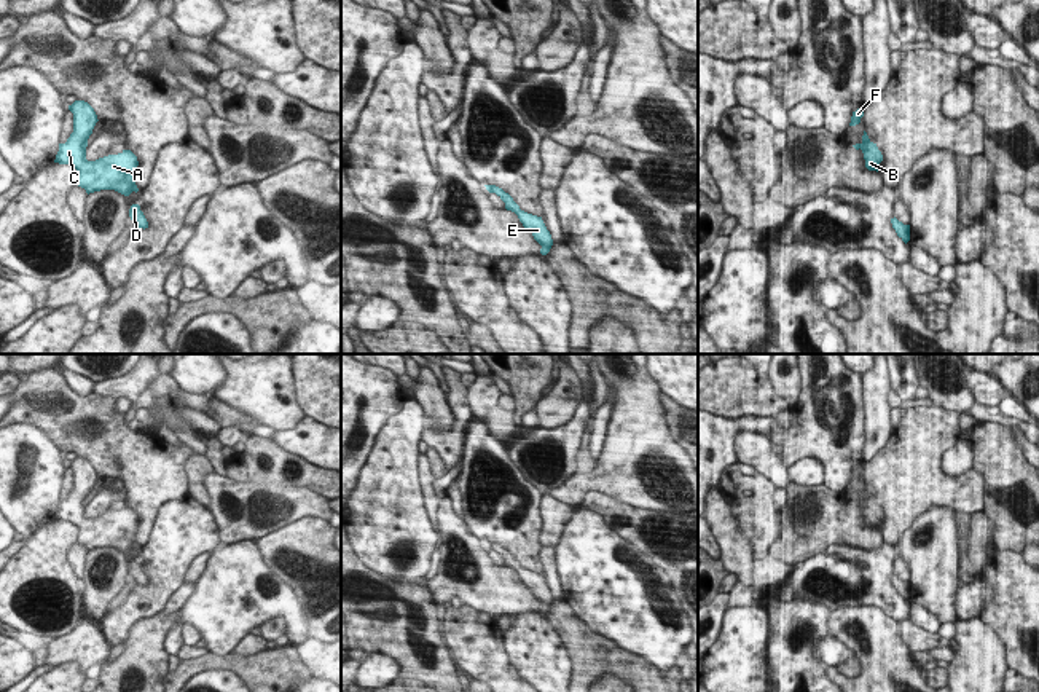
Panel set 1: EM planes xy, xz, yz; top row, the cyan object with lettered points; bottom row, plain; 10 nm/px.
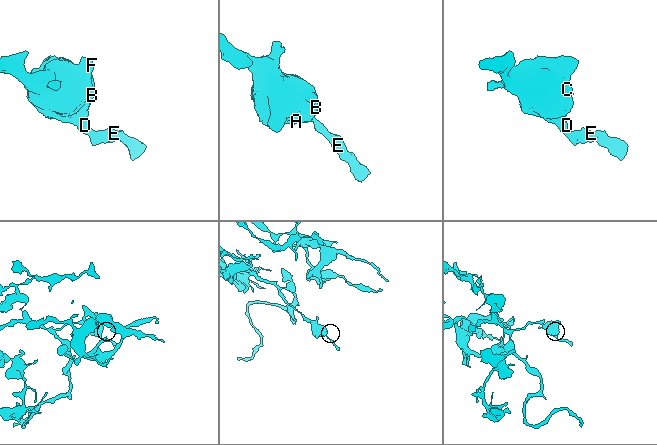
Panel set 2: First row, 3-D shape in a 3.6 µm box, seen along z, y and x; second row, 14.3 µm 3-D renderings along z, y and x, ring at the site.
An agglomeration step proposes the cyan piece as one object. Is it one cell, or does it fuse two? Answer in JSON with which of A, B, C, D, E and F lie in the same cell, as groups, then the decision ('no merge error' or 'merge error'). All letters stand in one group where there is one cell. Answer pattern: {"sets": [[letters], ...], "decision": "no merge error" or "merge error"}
{"sets": [["A", "B", "C", "D", "E", "F"]], "decision": "no merge error"}

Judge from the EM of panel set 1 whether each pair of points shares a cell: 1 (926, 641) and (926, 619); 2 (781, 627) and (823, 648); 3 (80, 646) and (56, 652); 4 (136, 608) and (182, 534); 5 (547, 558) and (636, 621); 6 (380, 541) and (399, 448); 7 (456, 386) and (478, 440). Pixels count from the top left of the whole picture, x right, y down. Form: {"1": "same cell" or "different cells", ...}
{"1": "different cells", "2": "different cells", "3": "same cell", "4": "same cell", "5": "different cells", "6": "same cell", "7": "different cells"}

